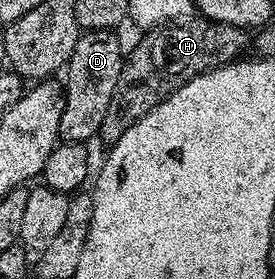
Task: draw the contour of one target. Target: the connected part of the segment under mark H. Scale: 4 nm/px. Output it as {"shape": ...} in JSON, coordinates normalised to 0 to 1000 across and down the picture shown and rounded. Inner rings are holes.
{"shape":[[[636,57],[618,72],[575,82],[491,168],[473,168],[458,197],[440,272],[425,287],[425,315],[411,330],[411,358],[396,358],[396,401],[382,401],[382,430],[367,430],[356,473],[364,498],[378,495],[389,516],[415,516],[455,487],[455,473],[498,430],[513,430],[571,373],[585,373],[644,315],[669,308],[716,269],[778,251],[789,237],[825,237],[858,219],[884,176],[902,176],[905,122],[876,93],[804,86],[735,57]]]}

